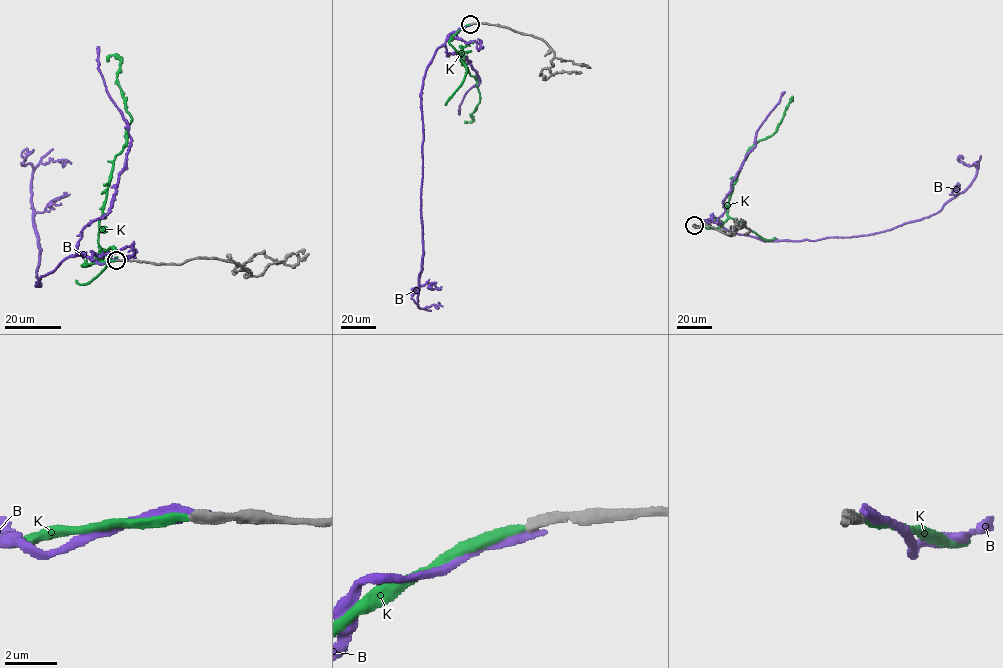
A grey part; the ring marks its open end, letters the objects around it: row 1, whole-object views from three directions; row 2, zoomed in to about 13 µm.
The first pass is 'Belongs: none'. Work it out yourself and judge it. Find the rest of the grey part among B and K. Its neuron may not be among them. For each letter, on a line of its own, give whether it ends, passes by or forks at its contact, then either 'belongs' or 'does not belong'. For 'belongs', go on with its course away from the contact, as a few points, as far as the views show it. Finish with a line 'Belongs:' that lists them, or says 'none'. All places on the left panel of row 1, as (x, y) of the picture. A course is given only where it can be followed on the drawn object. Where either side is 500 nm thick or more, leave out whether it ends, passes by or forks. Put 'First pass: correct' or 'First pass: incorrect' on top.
First pass: incorrect
B: it ends there; does not belong
K: it ends there; belongs; it runs (116, 260), (81, 266), (99, 253), (112, 162), (131, 122), (117, 78), (120, 61), (111, 55), (107, 62)
Belongs: K

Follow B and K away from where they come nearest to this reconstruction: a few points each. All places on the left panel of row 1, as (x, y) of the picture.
B: (117, 260), (100, 264), (76, 254), (36, 286), (40, 246), (33, 168), (21, 164), (32, 152), (26, 148)
K: (116, 260), (81, 266), (99, 253), (112, 162), (131, 122), (117, 78), (120, 61), (111, 55), (107, 62)

